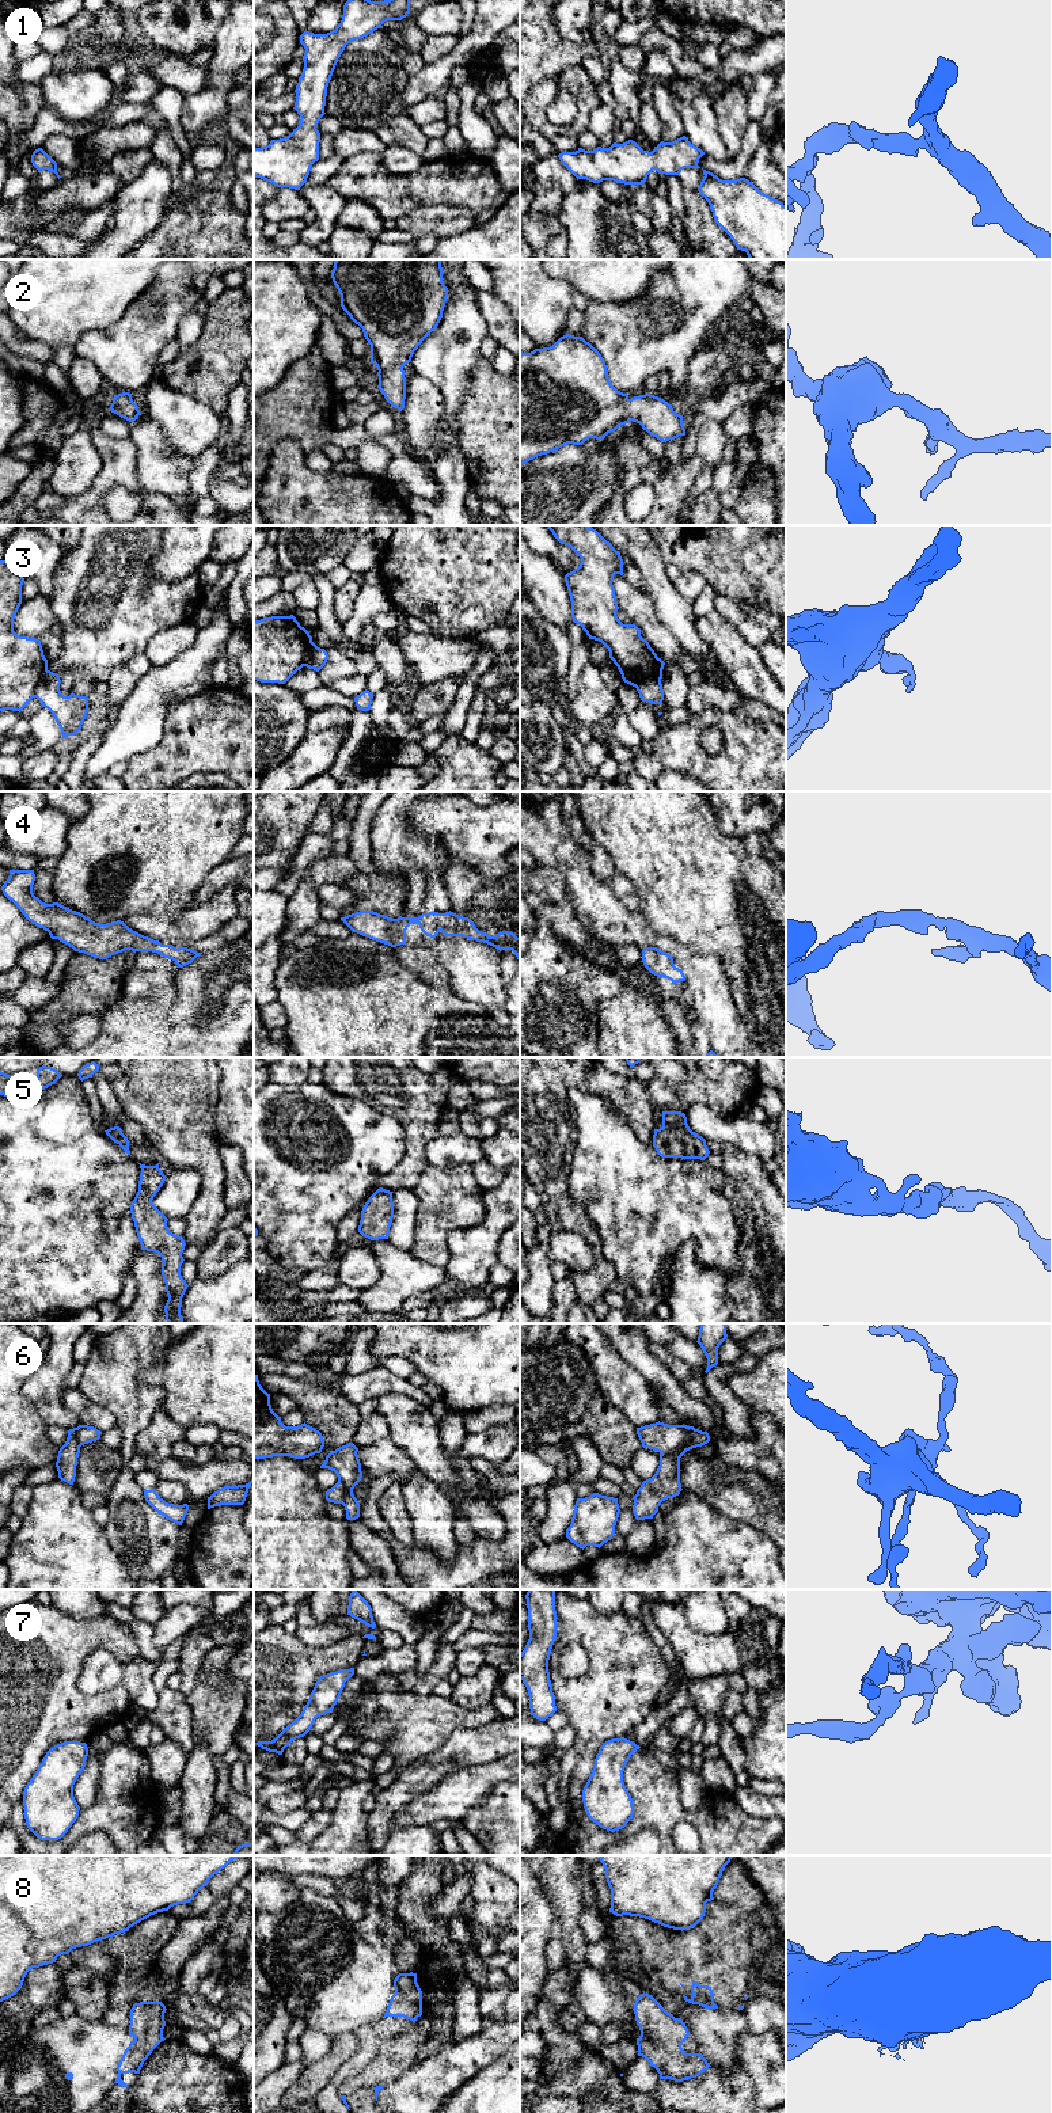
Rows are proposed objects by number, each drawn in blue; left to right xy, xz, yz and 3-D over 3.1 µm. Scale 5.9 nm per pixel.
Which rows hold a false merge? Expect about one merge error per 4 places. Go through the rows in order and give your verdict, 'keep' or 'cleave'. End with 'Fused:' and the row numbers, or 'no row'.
1: keep
2: keep
3: cleave
4: keep
5: keep
6: cleave
7: keep
8: cleave
Fused: 3, 6, 8

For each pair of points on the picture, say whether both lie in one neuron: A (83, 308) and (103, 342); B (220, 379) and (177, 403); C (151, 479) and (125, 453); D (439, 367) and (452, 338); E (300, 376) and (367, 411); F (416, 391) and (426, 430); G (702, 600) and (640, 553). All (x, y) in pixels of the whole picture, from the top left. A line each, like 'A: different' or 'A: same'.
A: different
B: different
C: different
D: same
E: different
F: same
G: different

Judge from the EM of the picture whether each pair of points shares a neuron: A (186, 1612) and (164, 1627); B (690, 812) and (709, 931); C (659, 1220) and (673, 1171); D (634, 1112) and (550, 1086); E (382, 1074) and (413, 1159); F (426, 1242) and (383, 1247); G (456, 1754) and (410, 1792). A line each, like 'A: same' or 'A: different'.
A: same
B: same
C: same
D: same
E: same
F: different
G: same

